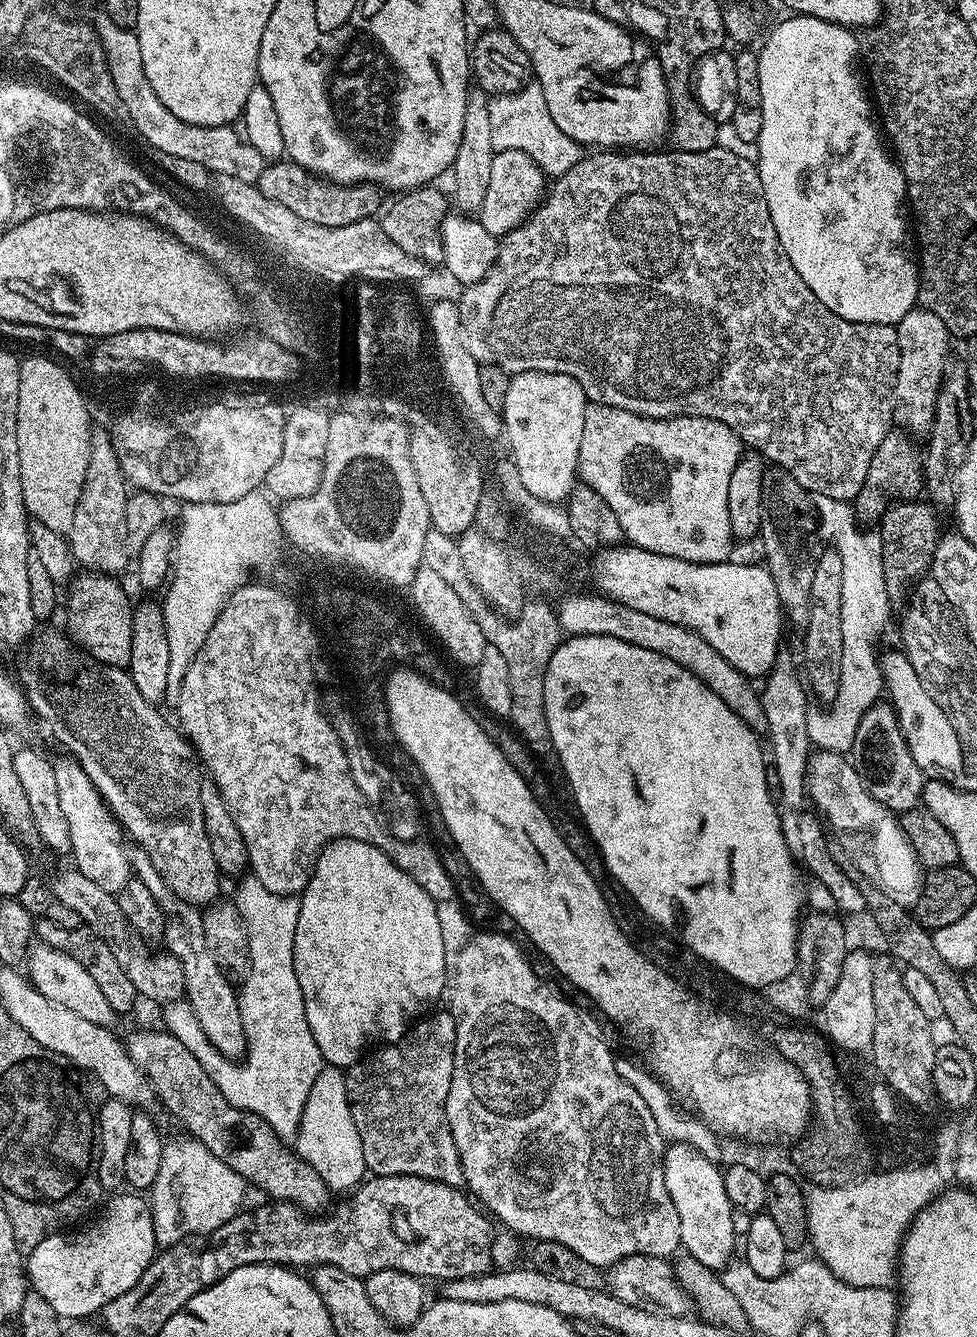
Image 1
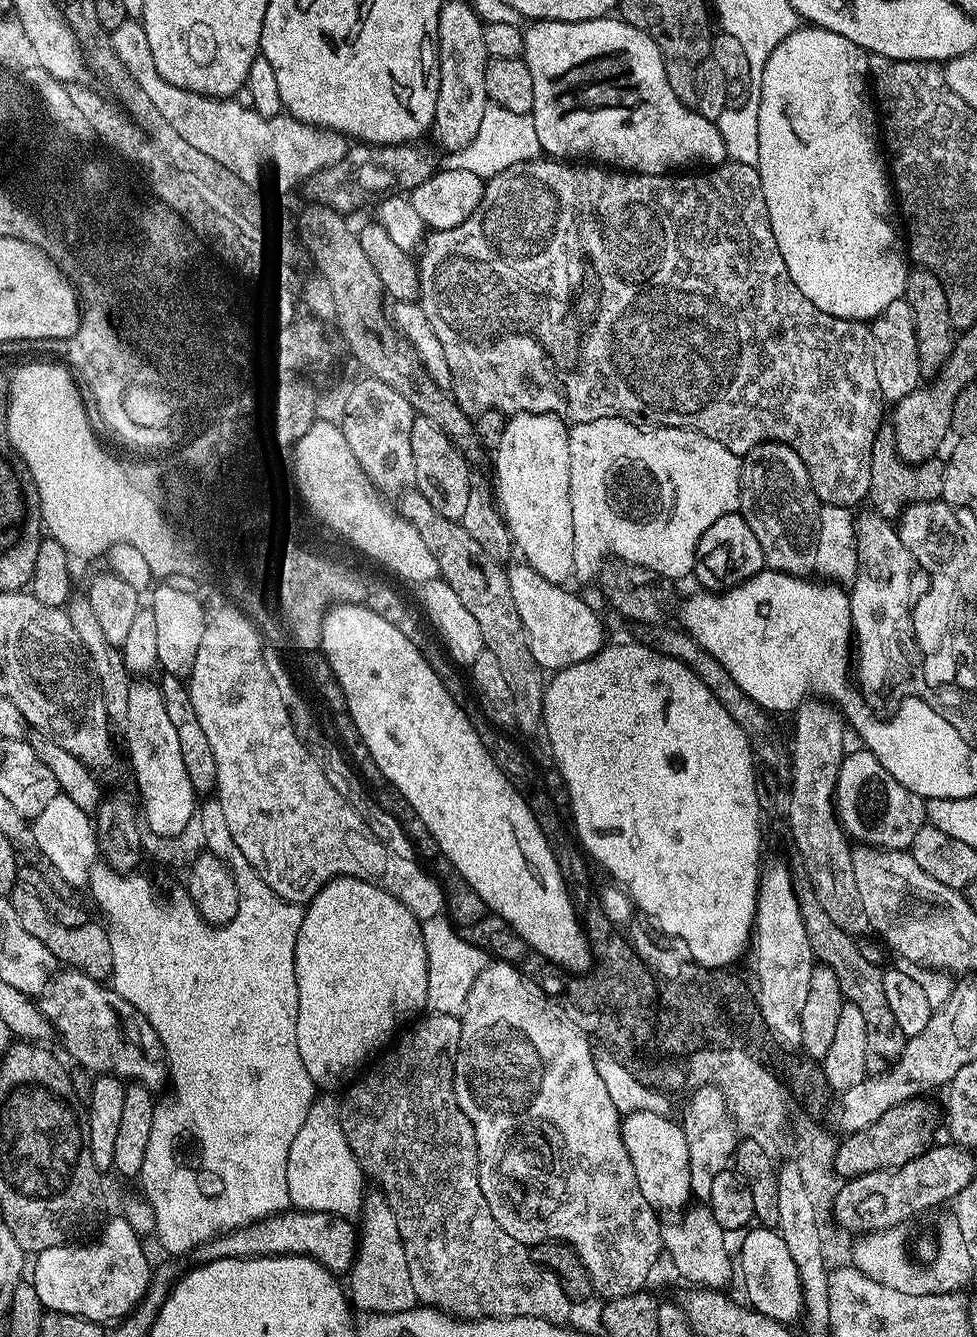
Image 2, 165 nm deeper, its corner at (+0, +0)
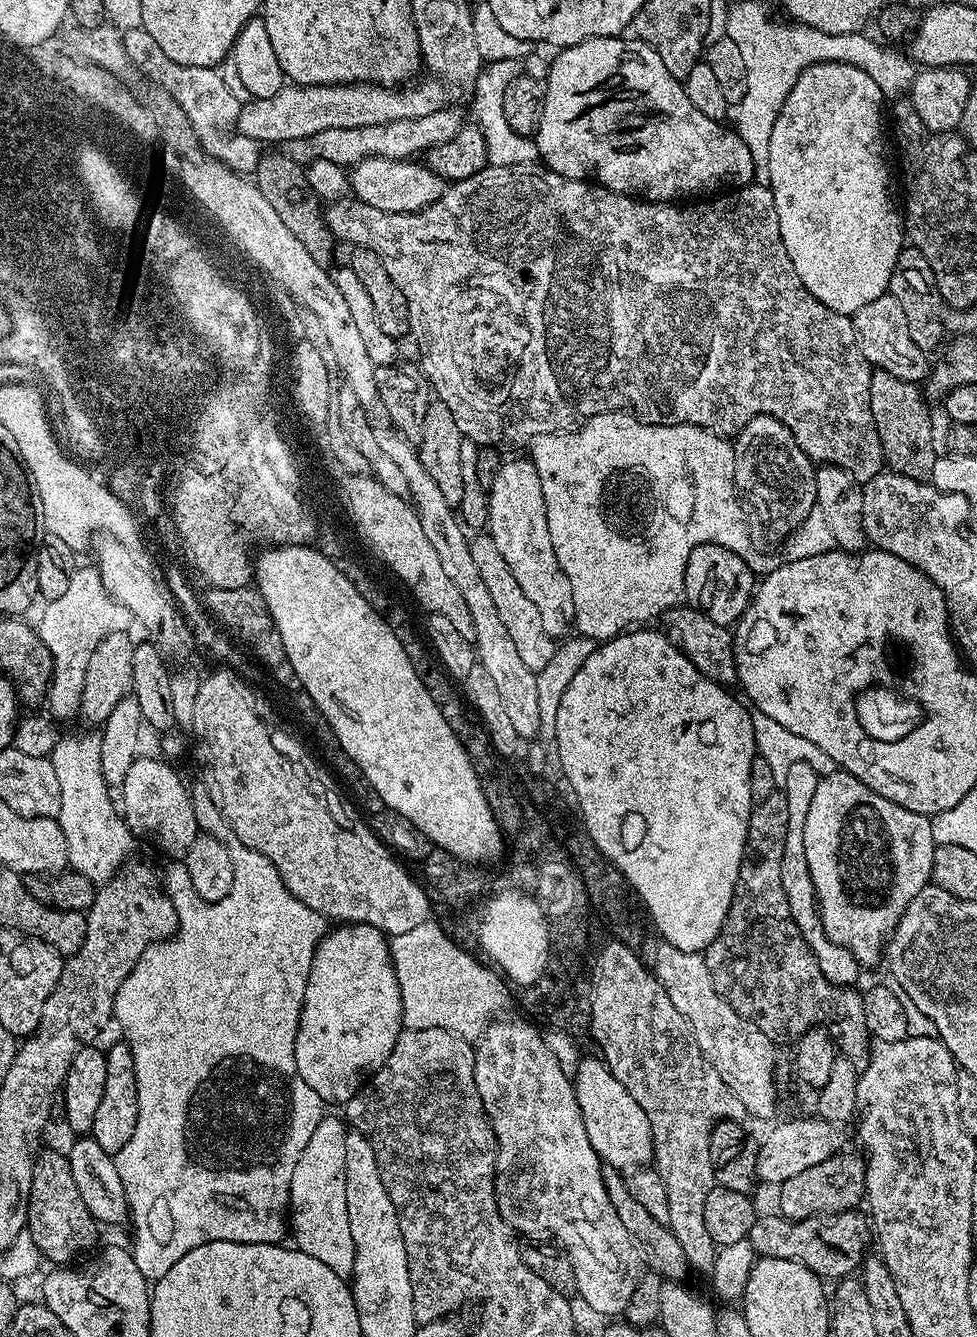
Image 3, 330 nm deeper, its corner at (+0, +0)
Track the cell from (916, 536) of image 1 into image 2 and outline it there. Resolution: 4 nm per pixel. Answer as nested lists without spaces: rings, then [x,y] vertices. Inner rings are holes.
[[[882,426],[874,438],[874,450],[870,454],[870,490],[867,503],[871,511],[895,521],[912,504],[938,500],[944,494],[945,461],[937,458],[921,464],[908,464],[898,454],[891,427]]]

